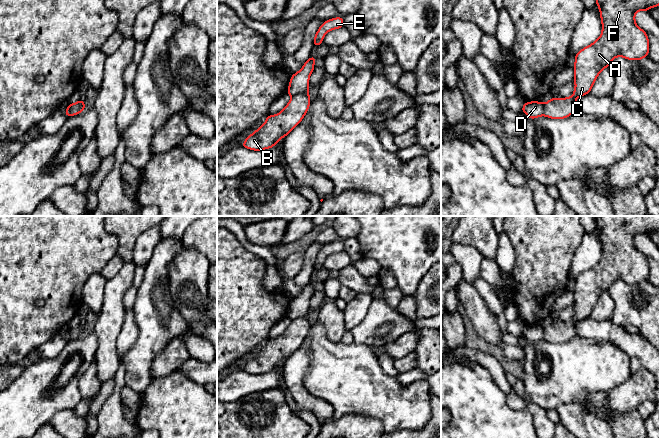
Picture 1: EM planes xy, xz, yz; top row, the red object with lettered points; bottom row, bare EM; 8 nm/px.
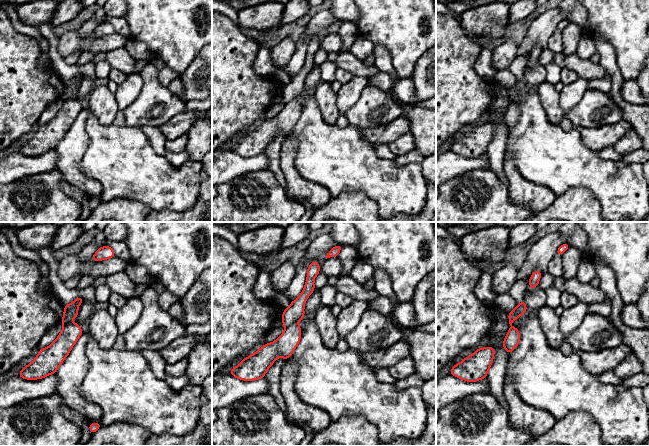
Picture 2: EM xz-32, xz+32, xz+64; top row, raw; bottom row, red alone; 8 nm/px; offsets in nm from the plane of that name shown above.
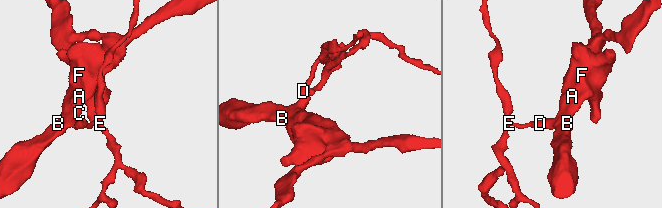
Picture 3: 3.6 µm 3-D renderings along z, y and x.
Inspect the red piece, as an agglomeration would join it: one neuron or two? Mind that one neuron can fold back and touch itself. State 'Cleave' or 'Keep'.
Cleave

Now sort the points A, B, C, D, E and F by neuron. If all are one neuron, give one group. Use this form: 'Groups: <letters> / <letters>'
Groups: A B C F / D E

